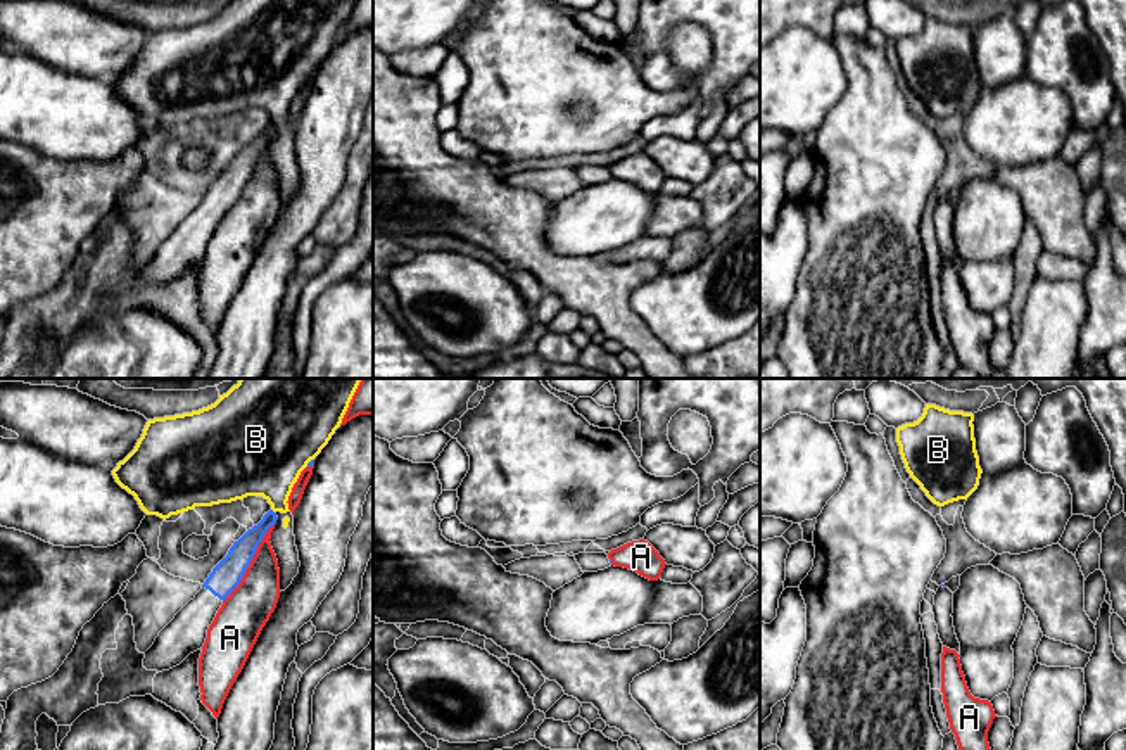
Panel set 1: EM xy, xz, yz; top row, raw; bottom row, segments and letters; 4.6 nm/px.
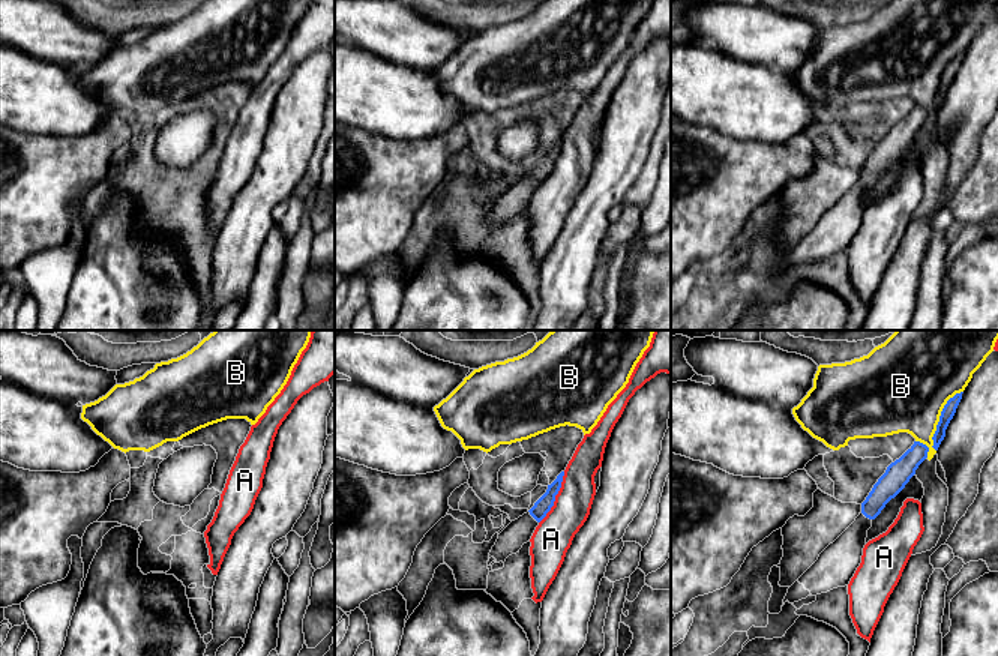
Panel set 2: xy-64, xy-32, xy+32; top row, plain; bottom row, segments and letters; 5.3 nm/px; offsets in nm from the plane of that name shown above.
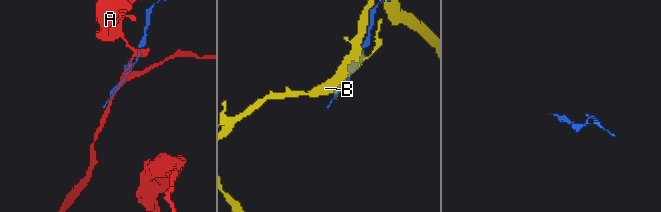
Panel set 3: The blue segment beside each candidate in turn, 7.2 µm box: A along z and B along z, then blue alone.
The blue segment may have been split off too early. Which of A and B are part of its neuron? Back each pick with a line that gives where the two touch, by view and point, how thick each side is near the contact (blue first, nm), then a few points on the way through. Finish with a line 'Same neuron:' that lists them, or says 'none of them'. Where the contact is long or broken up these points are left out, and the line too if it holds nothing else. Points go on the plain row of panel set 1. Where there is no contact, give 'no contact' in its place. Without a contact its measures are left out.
Same neuron: none of them

